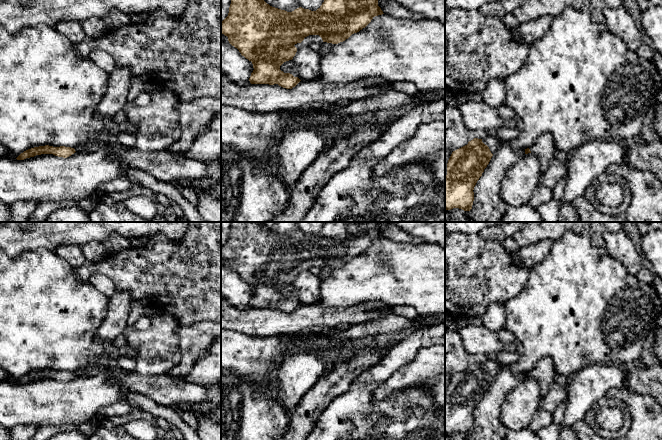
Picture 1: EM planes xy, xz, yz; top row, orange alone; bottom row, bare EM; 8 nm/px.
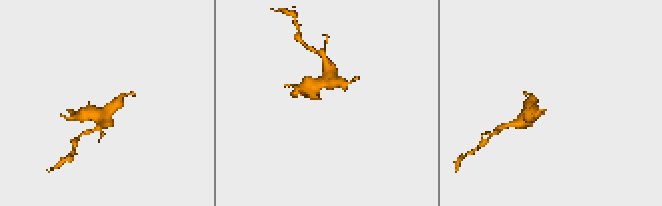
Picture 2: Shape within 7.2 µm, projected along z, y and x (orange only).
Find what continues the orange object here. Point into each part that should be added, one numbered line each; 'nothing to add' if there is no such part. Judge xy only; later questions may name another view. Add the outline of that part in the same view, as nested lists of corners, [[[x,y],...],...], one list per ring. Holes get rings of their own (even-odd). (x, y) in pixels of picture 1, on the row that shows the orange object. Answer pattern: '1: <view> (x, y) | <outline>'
nothing to add

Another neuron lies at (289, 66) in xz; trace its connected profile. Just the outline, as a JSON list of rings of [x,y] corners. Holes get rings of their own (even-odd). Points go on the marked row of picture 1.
[[[286,61],[280,66],[280,70],[284,73],[290,73],[294,77],[298,77],[298,67],[297,65],[292,61]]]

